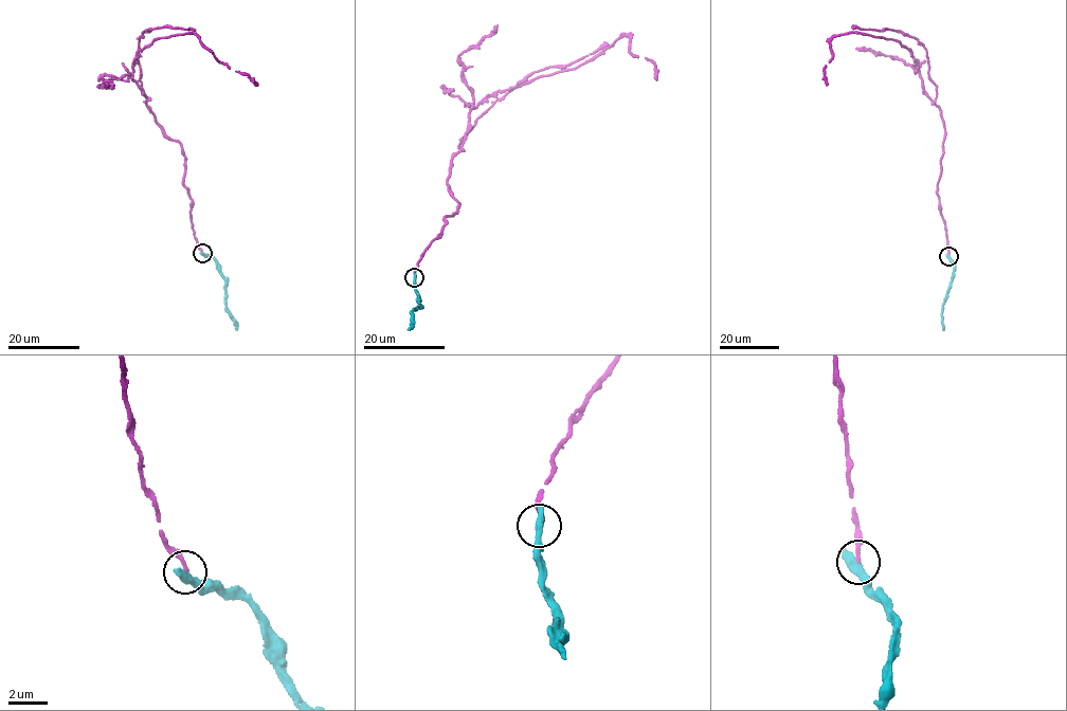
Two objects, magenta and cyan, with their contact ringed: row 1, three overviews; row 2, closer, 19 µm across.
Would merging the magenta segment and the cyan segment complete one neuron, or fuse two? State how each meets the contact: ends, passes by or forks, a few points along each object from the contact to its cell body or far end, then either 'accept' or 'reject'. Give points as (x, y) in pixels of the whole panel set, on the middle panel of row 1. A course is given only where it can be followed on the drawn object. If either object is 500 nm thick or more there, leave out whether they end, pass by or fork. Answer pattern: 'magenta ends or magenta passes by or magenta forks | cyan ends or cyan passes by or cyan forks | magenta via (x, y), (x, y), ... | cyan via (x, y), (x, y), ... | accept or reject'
magenta via (415, 277), (460, 205), (447, 179), (486, 97), (575, 69), (624, 36), (656, 79) | cyan via (414, 277), (416, 301), (420, 306), (410, 312), (413, 323), (410, 329) | reject

